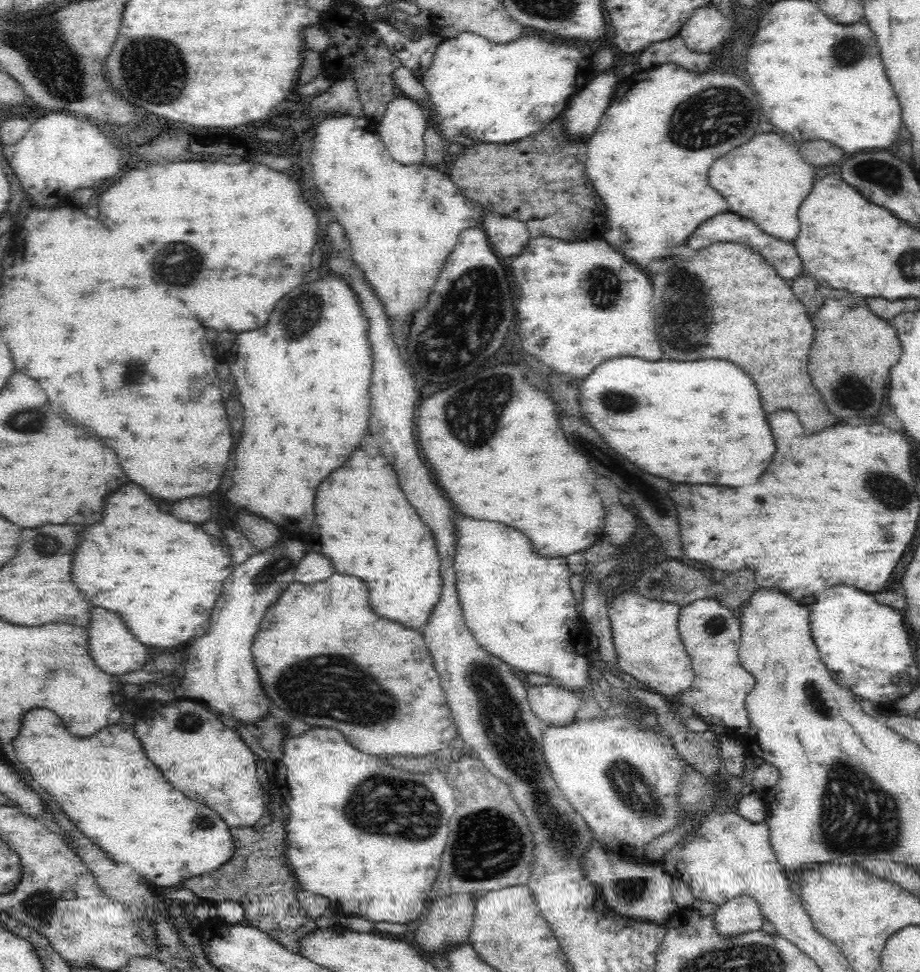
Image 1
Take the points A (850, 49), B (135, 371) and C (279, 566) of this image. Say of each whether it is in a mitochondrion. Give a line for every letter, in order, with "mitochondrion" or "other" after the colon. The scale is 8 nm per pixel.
A: mitochondrion
B: mitochondrion
C: mitochondrion

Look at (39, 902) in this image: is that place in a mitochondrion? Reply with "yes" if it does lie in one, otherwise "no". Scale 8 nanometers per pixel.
yes

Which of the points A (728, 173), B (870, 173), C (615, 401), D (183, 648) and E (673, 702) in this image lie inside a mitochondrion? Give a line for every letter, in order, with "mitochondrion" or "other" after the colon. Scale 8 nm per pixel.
A: other
B: mitochondrion
C: mitochondrion
D: other
E: other

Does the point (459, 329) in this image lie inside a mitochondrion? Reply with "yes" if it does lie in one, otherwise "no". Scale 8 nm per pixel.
yes

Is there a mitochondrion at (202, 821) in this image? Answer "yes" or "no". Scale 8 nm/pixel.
yes

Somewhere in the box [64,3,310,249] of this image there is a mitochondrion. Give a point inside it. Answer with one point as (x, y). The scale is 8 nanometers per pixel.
(142, 56)

